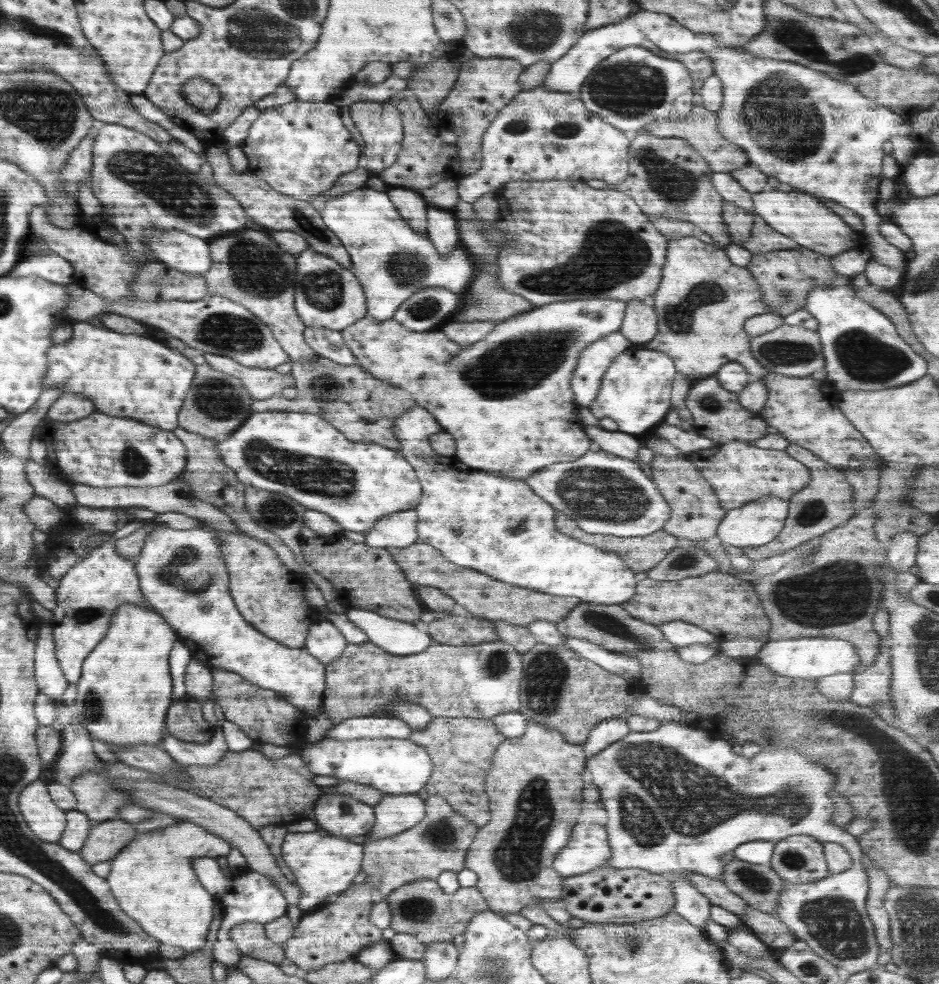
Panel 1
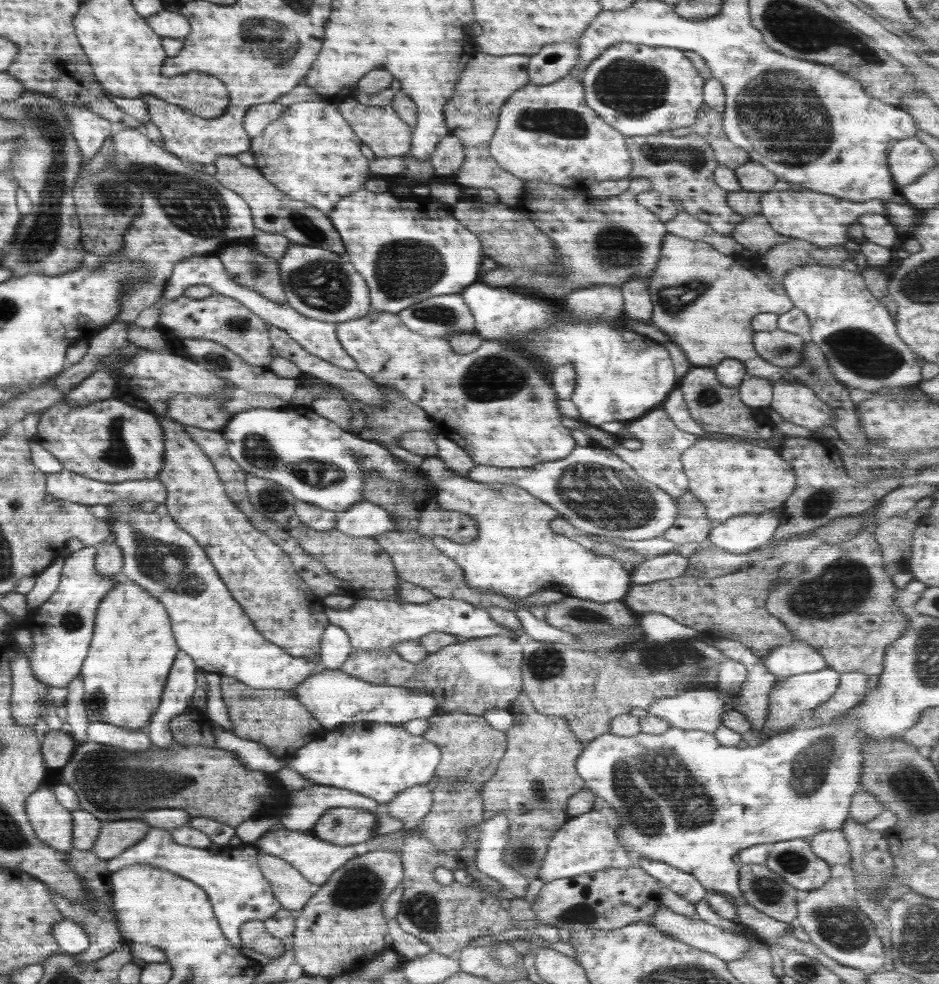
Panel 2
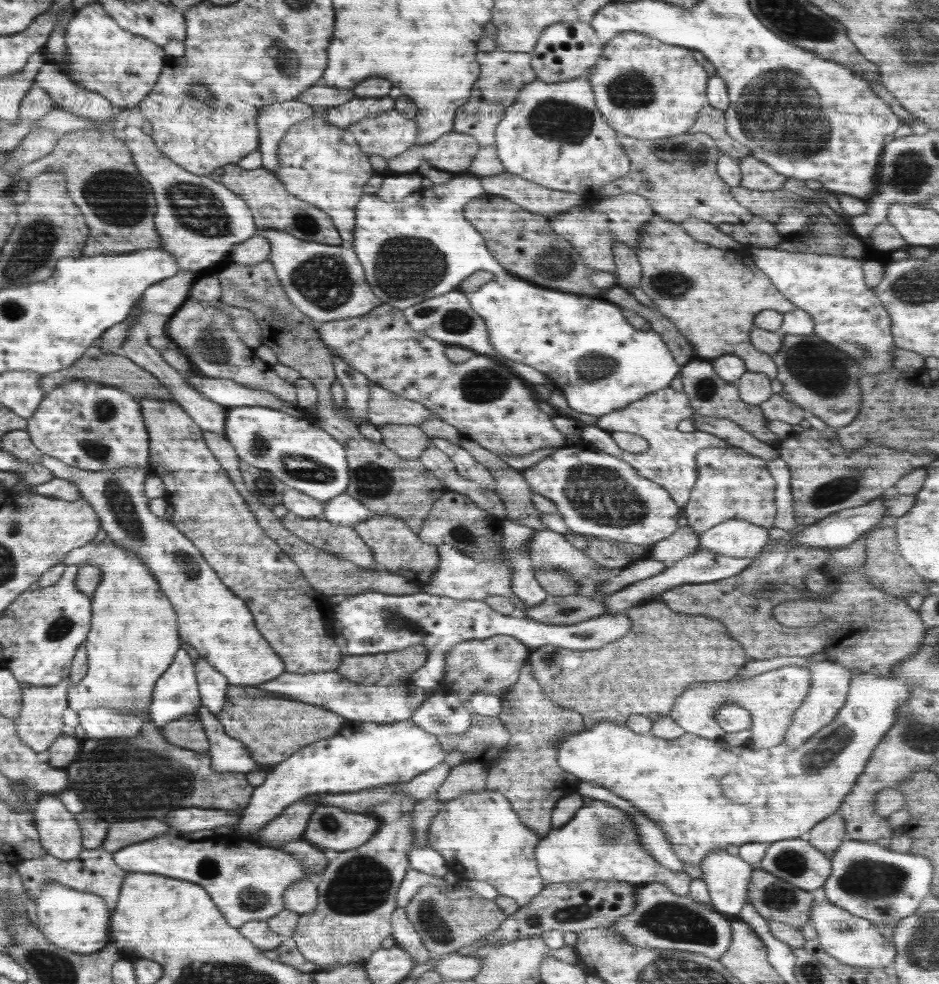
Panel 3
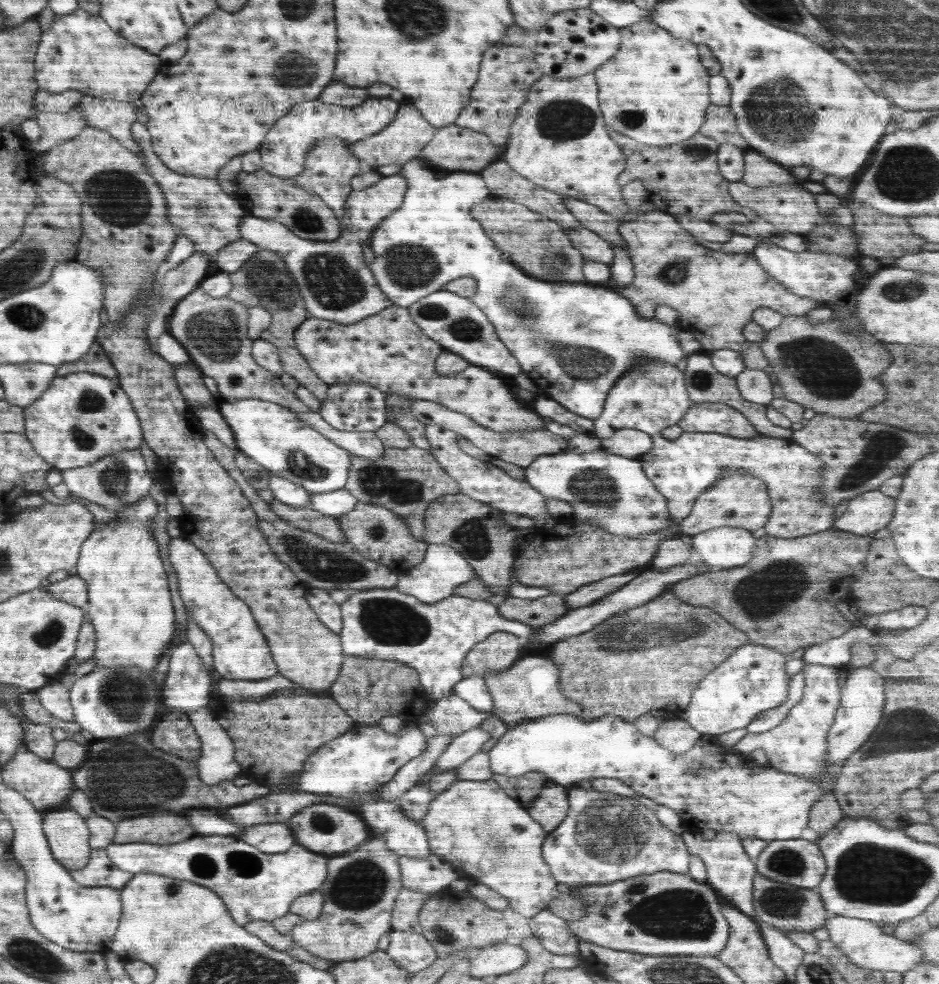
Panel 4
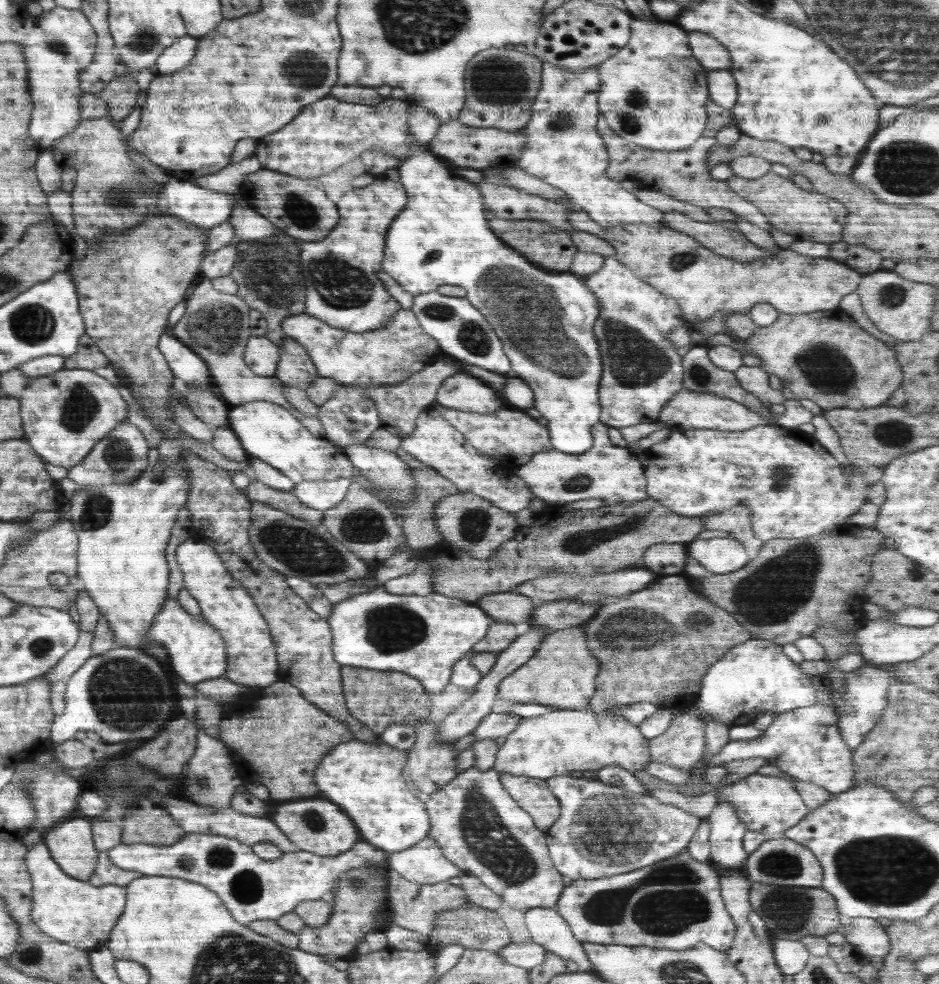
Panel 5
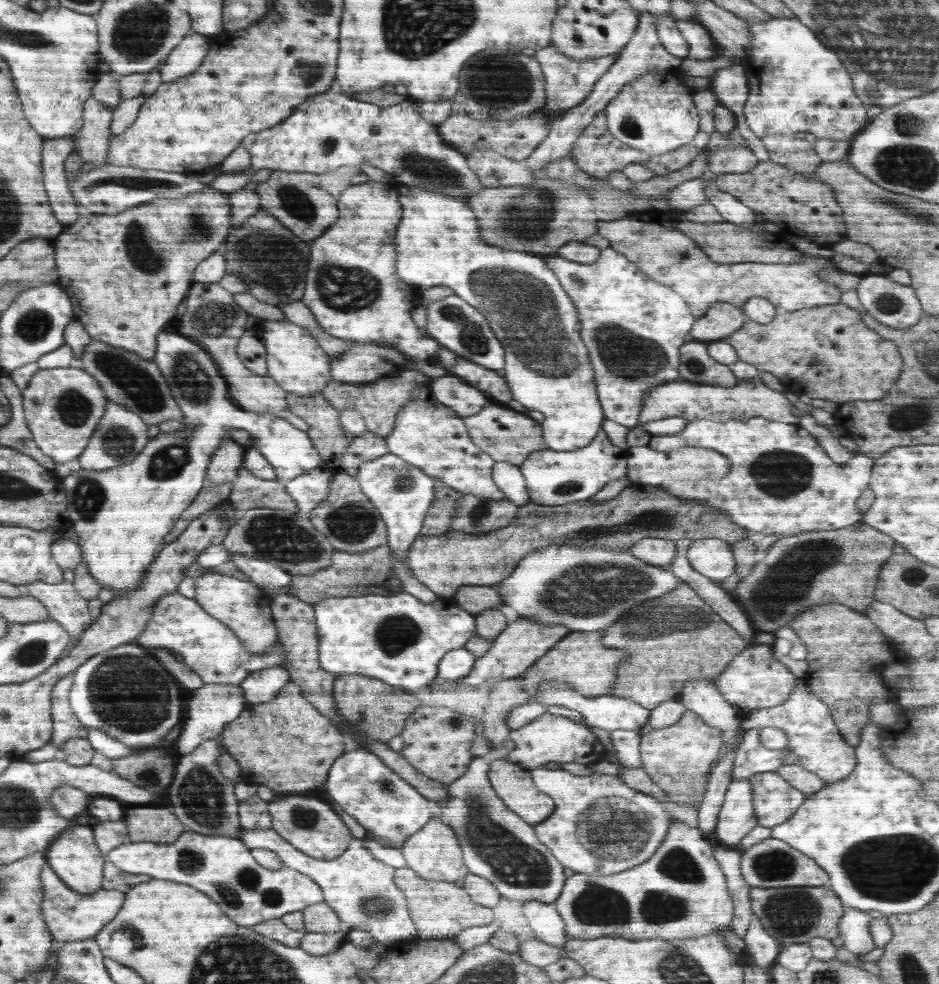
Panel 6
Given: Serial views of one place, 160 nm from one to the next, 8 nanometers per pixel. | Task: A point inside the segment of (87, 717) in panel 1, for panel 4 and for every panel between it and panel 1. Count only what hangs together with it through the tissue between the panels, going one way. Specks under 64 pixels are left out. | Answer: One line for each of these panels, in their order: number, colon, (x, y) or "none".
2: (134, 648)
3: (133, 640)
4: (129, 604)

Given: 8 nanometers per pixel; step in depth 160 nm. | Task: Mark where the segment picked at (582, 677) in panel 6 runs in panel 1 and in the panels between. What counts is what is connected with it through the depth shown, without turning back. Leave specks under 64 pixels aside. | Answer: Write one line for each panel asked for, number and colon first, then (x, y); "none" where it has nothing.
1: (535, 787)
2: (536, 776)
3: (528, 775)
4: (530, 689)
5: (562, 673)

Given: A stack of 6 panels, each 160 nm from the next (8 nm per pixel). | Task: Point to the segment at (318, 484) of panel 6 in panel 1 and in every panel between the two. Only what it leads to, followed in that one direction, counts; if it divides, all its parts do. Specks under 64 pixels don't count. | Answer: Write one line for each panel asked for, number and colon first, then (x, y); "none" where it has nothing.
1: (399, 529)
2: (363, 519)
3: (344, 510)
4: (334, 503)
5: (321, 495)

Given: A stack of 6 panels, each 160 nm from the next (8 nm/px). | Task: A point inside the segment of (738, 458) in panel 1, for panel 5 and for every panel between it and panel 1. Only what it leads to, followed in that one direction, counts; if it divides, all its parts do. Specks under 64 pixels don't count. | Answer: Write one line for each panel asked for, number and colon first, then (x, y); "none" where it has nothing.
2: (729, 477)
3: (732, 483)
4: (738, 499)
5: (737, 520)

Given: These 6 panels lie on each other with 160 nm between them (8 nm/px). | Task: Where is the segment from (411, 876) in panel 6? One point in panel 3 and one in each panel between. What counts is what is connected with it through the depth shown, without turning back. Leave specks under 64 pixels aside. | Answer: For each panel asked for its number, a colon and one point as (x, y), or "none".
3: (403, 932)
4: (408, 903)
5: (415, 906)

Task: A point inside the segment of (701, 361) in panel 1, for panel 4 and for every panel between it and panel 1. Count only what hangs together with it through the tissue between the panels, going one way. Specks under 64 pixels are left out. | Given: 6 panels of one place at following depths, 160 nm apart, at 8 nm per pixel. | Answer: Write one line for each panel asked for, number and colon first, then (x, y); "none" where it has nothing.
2: (703, 300)
3: (712, 295)
4: (715, 294)

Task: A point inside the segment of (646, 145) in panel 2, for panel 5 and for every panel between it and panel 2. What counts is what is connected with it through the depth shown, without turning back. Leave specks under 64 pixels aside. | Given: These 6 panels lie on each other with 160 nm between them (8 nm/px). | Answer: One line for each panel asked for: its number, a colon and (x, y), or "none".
3: (682, 170)
4: (683, 180)
5: (684, 175)

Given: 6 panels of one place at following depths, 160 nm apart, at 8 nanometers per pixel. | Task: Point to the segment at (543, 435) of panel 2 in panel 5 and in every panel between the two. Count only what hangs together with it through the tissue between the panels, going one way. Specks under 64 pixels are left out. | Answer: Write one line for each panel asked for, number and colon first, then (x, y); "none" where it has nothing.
3: (499, 412)
4: (388, 350)
5: (387, 356)

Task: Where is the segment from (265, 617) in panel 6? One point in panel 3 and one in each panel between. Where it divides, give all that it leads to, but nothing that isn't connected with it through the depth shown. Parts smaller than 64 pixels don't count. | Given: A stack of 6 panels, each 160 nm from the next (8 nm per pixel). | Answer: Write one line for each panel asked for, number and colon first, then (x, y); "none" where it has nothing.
3: (217, 624)
4: (240, 652)
5: (251, 660)

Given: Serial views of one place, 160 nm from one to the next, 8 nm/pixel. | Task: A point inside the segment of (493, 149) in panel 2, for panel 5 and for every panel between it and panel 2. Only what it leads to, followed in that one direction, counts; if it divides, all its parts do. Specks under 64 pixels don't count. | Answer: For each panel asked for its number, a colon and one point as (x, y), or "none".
3: (554, 135)
4: (559, 141)
5: (563, 148)

